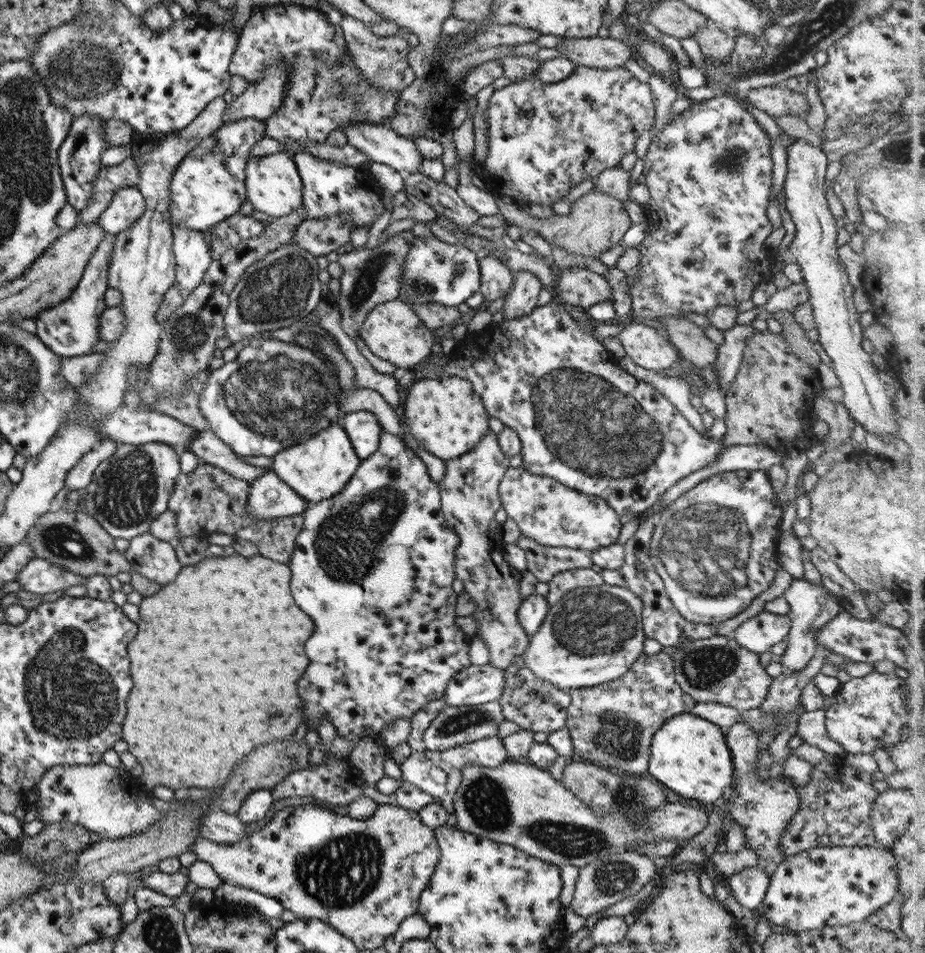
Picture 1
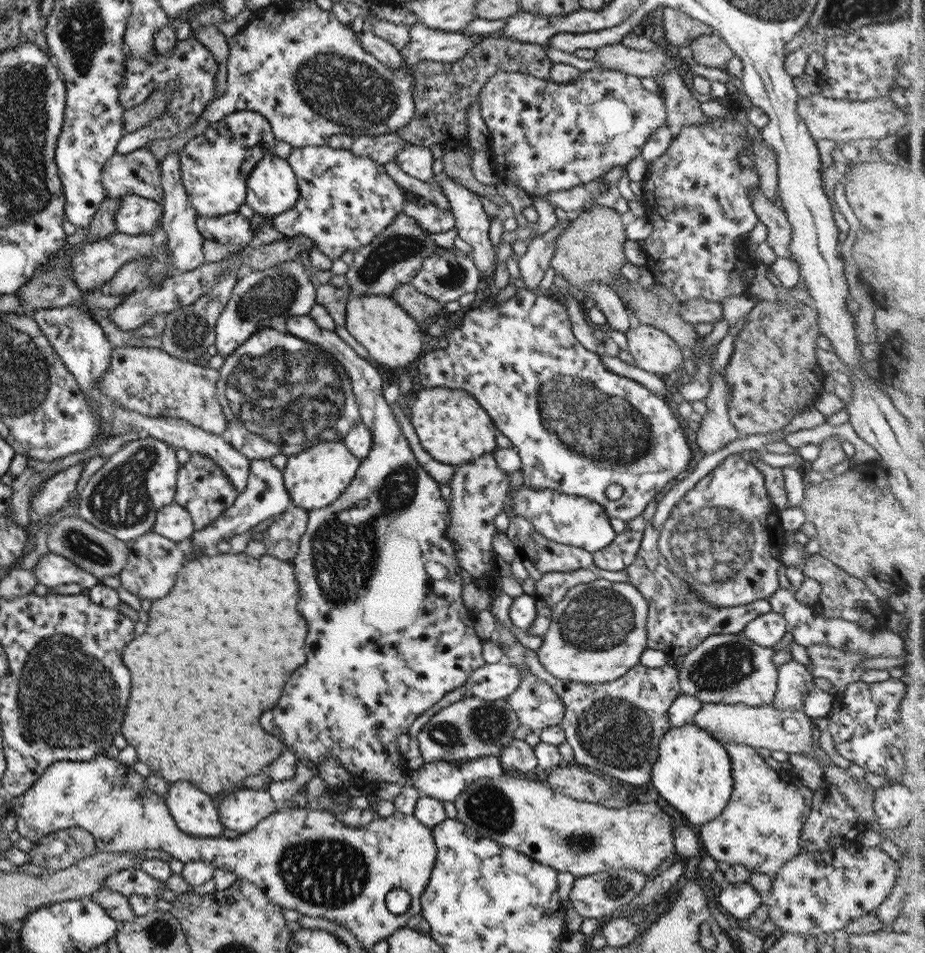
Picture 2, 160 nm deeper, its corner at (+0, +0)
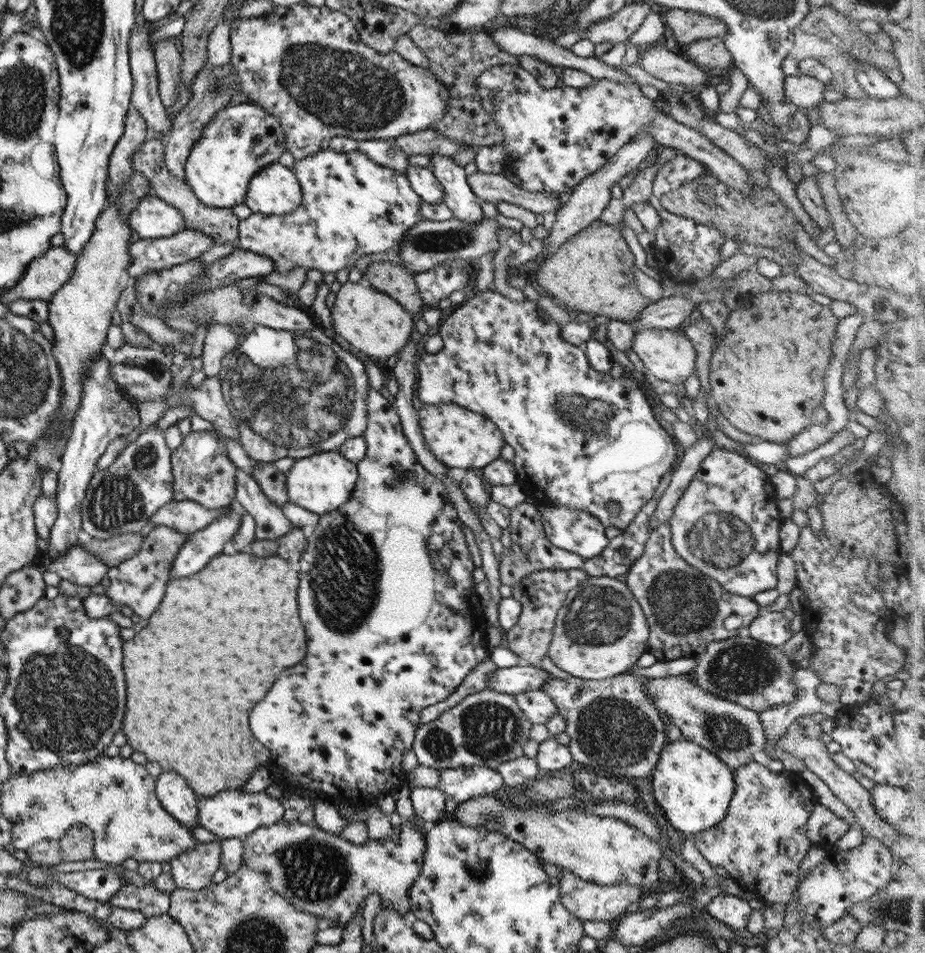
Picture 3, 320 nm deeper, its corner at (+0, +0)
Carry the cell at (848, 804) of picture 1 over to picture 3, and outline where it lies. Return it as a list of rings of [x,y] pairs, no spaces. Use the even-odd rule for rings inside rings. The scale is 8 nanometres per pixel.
[[[817,802],[806,822],[806,835],[813,845],[834,846],[835,841],[851,826]]]

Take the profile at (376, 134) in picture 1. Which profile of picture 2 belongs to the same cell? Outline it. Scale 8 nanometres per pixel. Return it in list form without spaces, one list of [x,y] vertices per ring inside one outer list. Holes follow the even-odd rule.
[[[409,144],[405,145],[393,159],[405,174],[425,183],[436,178],[431,174],[432,161],[431,152],[427,148]]]

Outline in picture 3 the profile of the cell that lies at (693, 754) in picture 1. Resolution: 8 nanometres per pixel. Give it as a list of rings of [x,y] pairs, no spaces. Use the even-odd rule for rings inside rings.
[[[681,738],[668,742],[650,773],[655,802],[675,830],[692,835],[714,827],[724,816],[733,796],[731,769],[698,744]]]

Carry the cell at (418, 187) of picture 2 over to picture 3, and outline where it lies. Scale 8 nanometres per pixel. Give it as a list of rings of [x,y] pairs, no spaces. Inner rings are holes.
[[[361,140],[356,151],[361,152],[374,164],[404,173],[410,158],[392,140]]]

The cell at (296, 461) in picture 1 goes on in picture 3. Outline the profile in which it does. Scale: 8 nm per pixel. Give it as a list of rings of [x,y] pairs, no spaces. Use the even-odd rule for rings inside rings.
[[[336,450],[319,452],[307,457],[300,456],[299,460],[294,460],[293,466],[285,472],[285,475],[288,502],[301,506],[303,510],[321,515],[333,512],[350,502],[350,494],[358,473],[355,463],[343,458]]]

